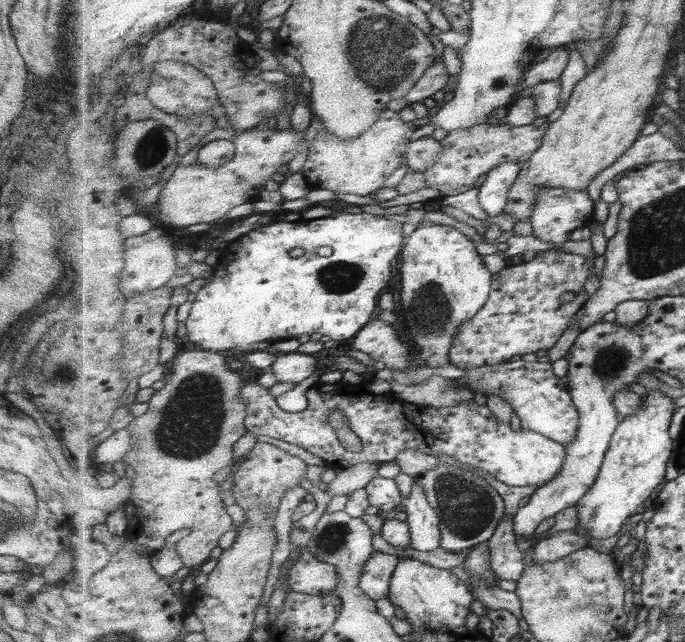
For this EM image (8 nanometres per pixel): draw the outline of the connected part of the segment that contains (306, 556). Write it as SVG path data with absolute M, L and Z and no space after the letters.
M305 548L298 561L292 566L288 587L295 592L327 596L335 594L339 585L339 573L329 562L318 560L312 551Z

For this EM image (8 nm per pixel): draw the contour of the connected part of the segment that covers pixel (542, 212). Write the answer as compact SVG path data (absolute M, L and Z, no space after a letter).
M544 186L538 192L538 200L536 200L536 206L533 207L533 215L531 215L529 222L533 226L533 235L553 243L557 248L564 242L570 241L569 234L571 231L592 223L594 212L593 199L587 191Z

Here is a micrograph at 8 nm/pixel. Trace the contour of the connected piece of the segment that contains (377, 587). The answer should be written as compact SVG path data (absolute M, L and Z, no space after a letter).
M375 552L365 562L361 580L359 580L359 588L372 599L389 599L392 578L399 560L401 558L393 554Z

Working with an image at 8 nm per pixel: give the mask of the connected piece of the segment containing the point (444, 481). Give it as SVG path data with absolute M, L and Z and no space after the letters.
M439 463L415 478L424 488L428 501L439 513L442 523L441 548L464 553L481 542L488 541L496 532L506 514L506 502L501 493L474 472L461 467Z

